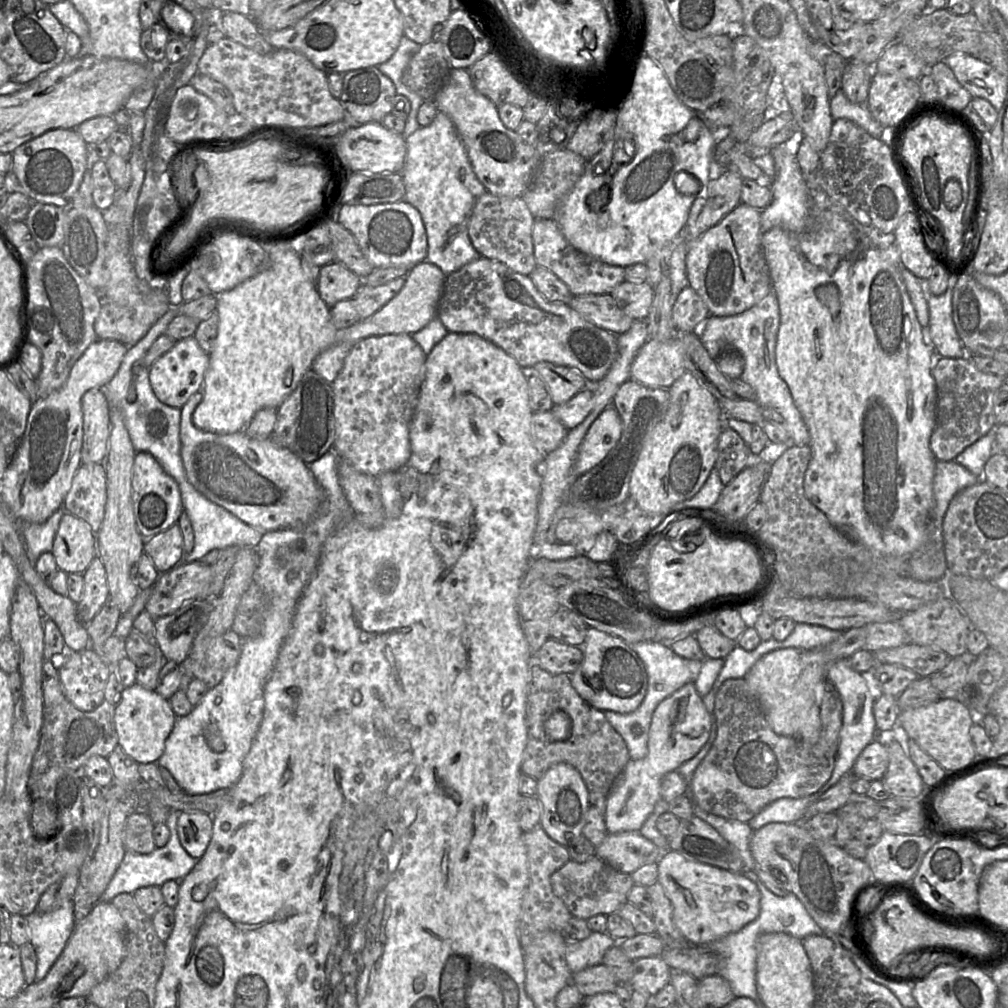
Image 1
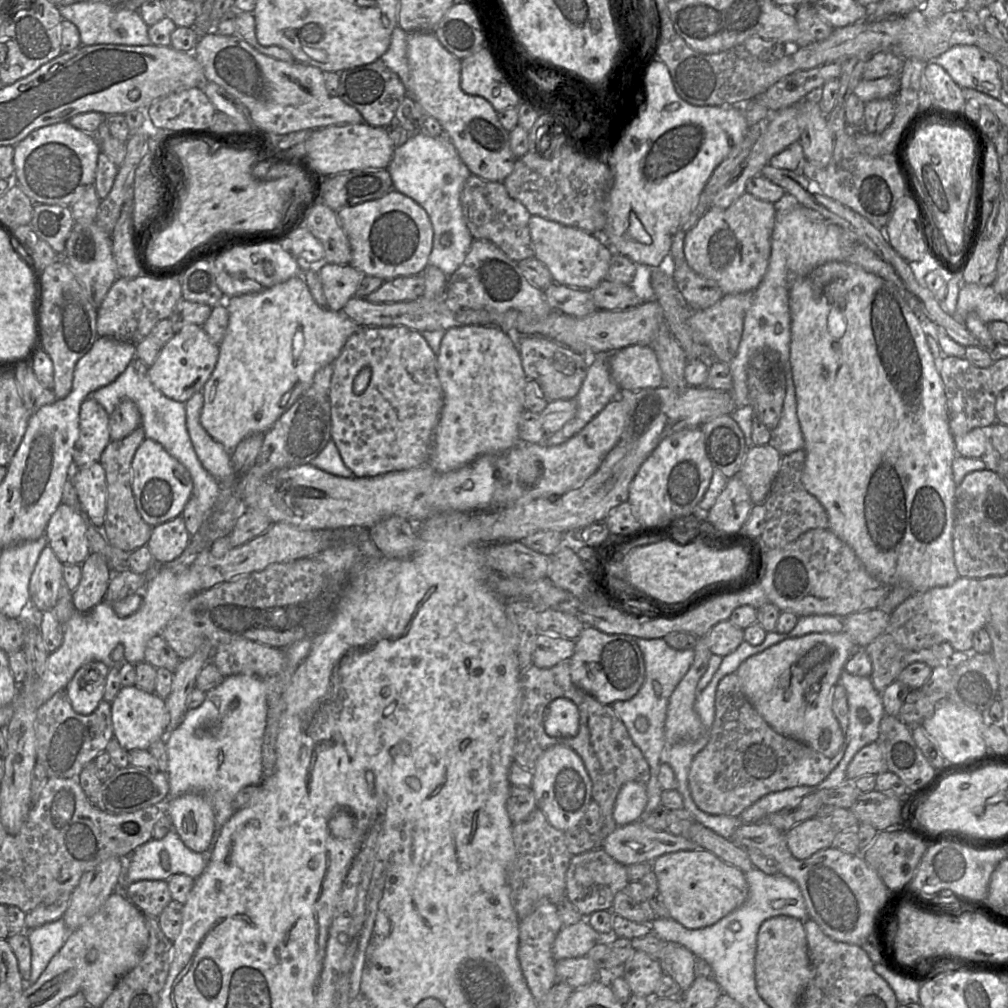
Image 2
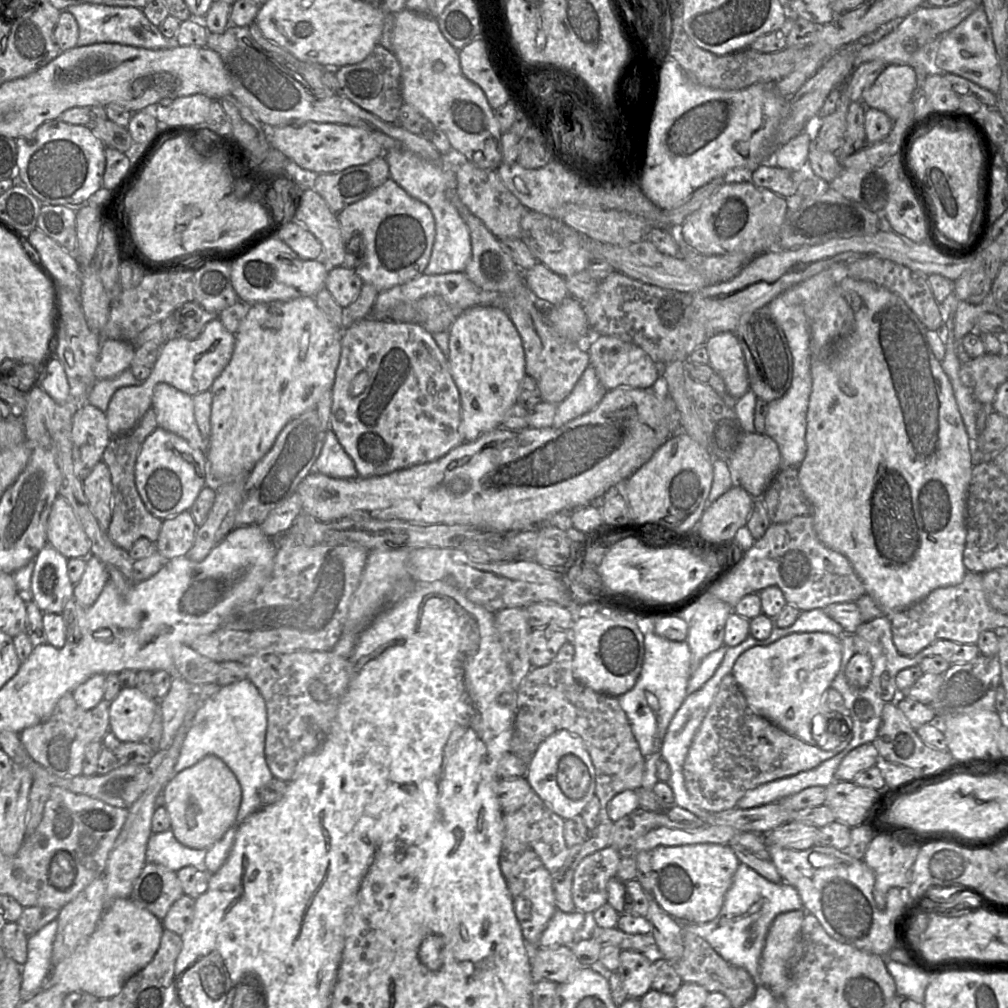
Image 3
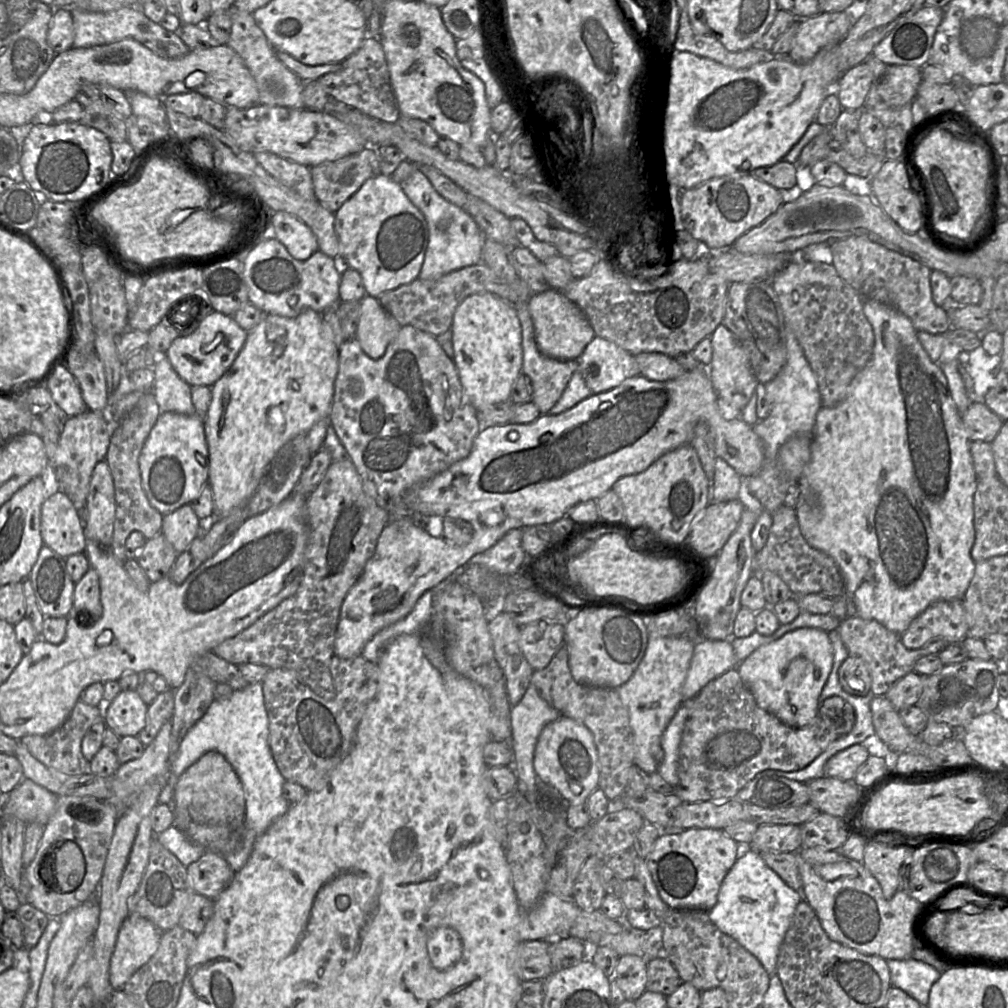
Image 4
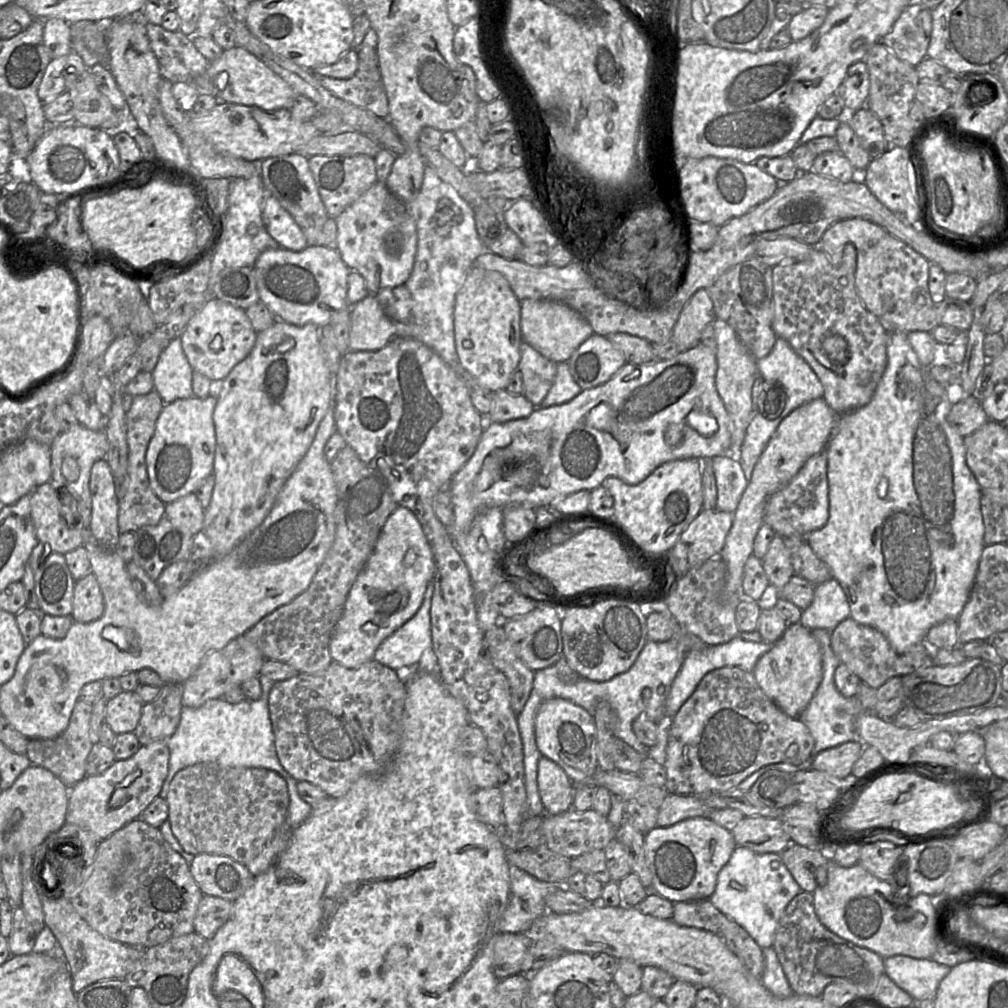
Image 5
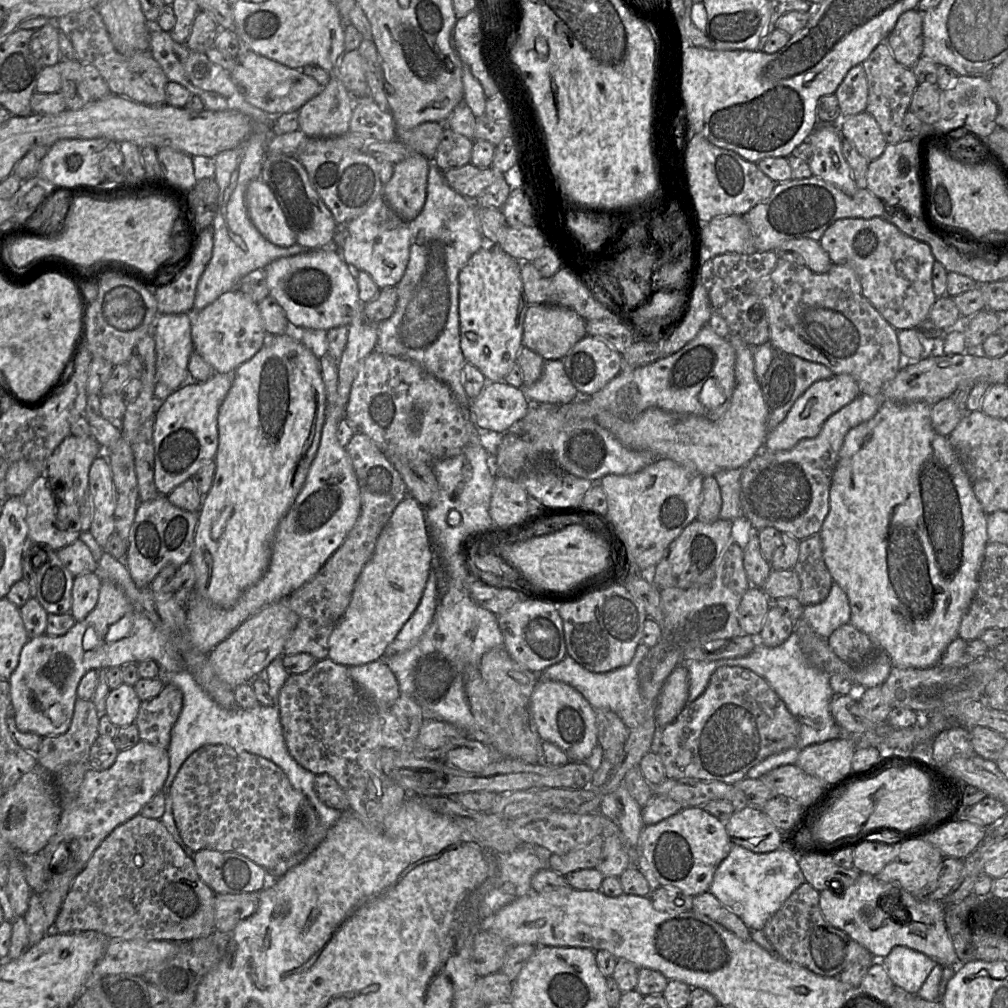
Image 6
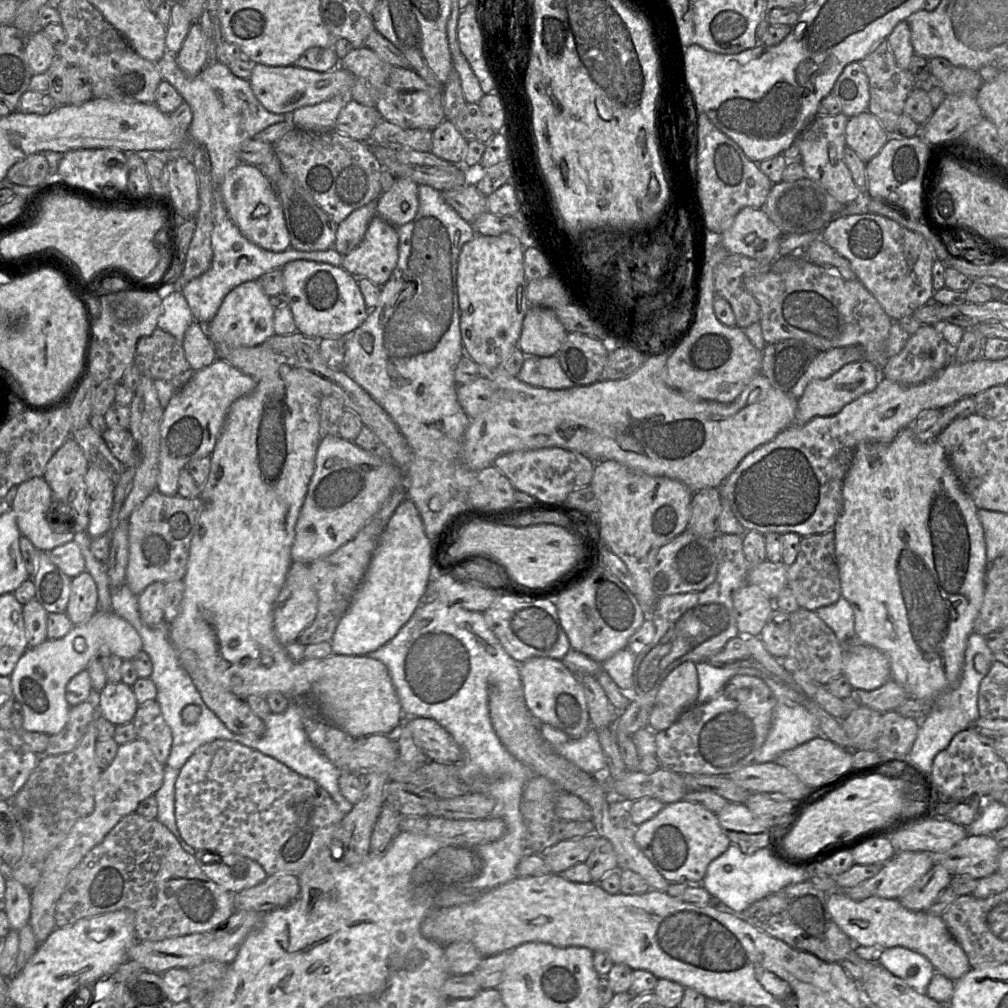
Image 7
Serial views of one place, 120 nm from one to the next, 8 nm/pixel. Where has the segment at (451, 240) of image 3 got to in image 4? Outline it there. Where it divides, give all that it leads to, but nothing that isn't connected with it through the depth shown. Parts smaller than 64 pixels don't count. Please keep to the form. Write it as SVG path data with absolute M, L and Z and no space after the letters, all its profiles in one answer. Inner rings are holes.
M417 167L400 186L410 201L422 212L428 225L429 240L419 279L436 279L482 261L482 246L486 236L470 214L443 198Z

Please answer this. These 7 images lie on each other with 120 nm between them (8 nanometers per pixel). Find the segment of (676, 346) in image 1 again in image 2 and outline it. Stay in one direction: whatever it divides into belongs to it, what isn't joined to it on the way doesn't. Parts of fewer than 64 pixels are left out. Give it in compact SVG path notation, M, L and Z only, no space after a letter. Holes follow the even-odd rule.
M634 344L611 353L610 372L620 389L662 386L663 376L651 345Z

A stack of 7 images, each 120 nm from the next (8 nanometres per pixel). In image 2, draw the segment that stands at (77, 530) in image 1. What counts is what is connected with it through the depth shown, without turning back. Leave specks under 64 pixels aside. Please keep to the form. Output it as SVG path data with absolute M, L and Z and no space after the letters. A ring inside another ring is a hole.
M63 502L56 508L45 536L62 564L81 565L91 553L86 530L87 519L83 514Z

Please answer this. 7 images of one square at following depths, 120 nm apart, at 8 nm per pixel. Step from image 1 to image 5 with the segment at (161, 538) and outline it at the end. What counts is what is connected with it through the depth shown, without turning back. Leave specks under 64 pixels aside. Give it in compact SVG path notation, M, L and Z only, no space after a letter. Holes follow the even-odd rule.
M195 492L165 504L165 516L184 533L197 536L203 529L204 508Z

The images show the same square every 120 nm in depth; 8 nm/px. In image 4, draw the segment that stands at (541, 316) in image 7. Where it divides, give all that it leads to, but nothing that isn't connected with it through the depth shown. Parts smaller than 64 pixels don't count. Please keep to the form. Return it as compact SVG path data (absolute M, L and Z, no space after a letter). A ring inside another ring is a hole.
M548 289L534 293L528 300L528 309L534 325L535 340L546 356L559 360L576 360L596 336L583 311L562 291Z

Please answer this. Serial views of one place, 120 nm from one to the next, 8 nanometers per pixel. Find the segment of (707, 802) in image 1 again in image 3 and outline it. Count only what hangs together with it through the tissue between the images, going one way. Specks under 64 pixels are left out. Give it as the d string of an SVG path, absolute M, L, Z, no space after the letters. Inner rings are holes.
M733 674L725 675L704 720L695 733L684 763L685 785L691 801L698 807L711 813L729 810L737 807L737 802L747 791L764 783L811 770L840 753L849 745L853 738L853 721L851 714L845 706L842 695L833 688L829 688L826 691L826 705L832 712L832 716L838 724L842 737L847 735L842 743L829 751L822 750L801 741L799 738L782 730L765 717L756 714L747 704Z

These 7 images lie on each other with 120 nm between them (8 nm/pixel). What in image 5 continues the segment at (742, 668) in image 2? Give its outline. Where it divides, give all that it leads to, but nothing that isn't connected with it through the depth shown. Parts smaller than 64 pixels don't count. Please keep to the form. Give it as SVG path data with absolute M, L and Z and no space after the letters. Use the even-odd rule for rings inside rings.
M788 623L782 636L757 661L753 676L762 691L788 716L798 718L816 693L823 676L817 639L800 623Z

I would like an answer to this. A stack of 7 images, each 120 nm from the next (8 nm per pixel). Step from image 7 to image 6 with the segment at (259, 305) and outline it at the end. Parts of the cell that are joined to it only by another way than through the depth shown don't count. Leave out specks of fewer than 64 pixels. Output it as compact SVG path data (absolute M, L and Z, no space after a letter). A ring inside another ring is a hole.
M230 290L222 294L202 310L194 312L192 316L191 338L194 351L217 373L232 374L263 347L268 336L258 303L239 290Z

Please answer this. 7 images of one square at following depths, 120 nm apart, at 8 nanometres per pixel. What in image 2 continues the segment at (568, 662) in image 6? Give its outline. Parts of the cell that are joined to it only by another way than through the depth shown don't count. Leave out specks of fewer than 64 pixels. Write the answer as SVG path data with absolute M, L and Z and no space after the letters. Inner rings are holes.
M635 638L635 640L644 659L644 683L633 698L625 701L616 701L611 706L624 723L632 741L641 750L649 765L650 777L646 783L648 802L645 807L645 814L649 814L662 807L662 788L658 781L658 774L666 747L665 721L668 702L673 691L691 667L695 654L693 649L677 650L672 648L664 638ZM639 716L643 716L648 720L648 728L643 733L638 732L634 726L635 719Z

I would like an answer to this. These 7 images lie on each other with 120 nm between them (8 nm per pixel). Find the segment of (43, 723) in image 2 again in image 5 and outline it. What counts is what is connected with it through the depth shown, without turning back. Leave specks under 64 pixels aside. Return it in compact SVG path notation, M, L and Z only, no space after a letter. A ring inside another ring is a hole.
M77 700L67 729L52 739L30 739L26 756L32 765L43 767L57 776L67 787L73 787L87 776L86 760L93 747L90 739L90 721L93 704Z

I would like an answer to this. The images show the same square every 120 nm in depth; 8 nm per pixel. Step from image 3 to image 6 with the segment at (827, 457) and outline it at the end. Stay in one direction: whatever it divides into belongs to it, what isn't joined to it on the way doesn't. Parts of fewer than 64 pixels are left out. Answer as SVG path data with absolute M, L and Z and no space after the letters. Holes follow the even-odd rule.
M886 402L869 420L852 428L845 436L832 476L829 492L829 512L821 526L823 559L834 583L846 593L850 605L850 623L870 636L879 651L884 651L893 667L928 668L939 663L948 645L958 637L963 616L968 610L978 586L985 547L988 543L987 514L976 498L963 464L947 437L937 434L931 422L931 406L924 402Z

